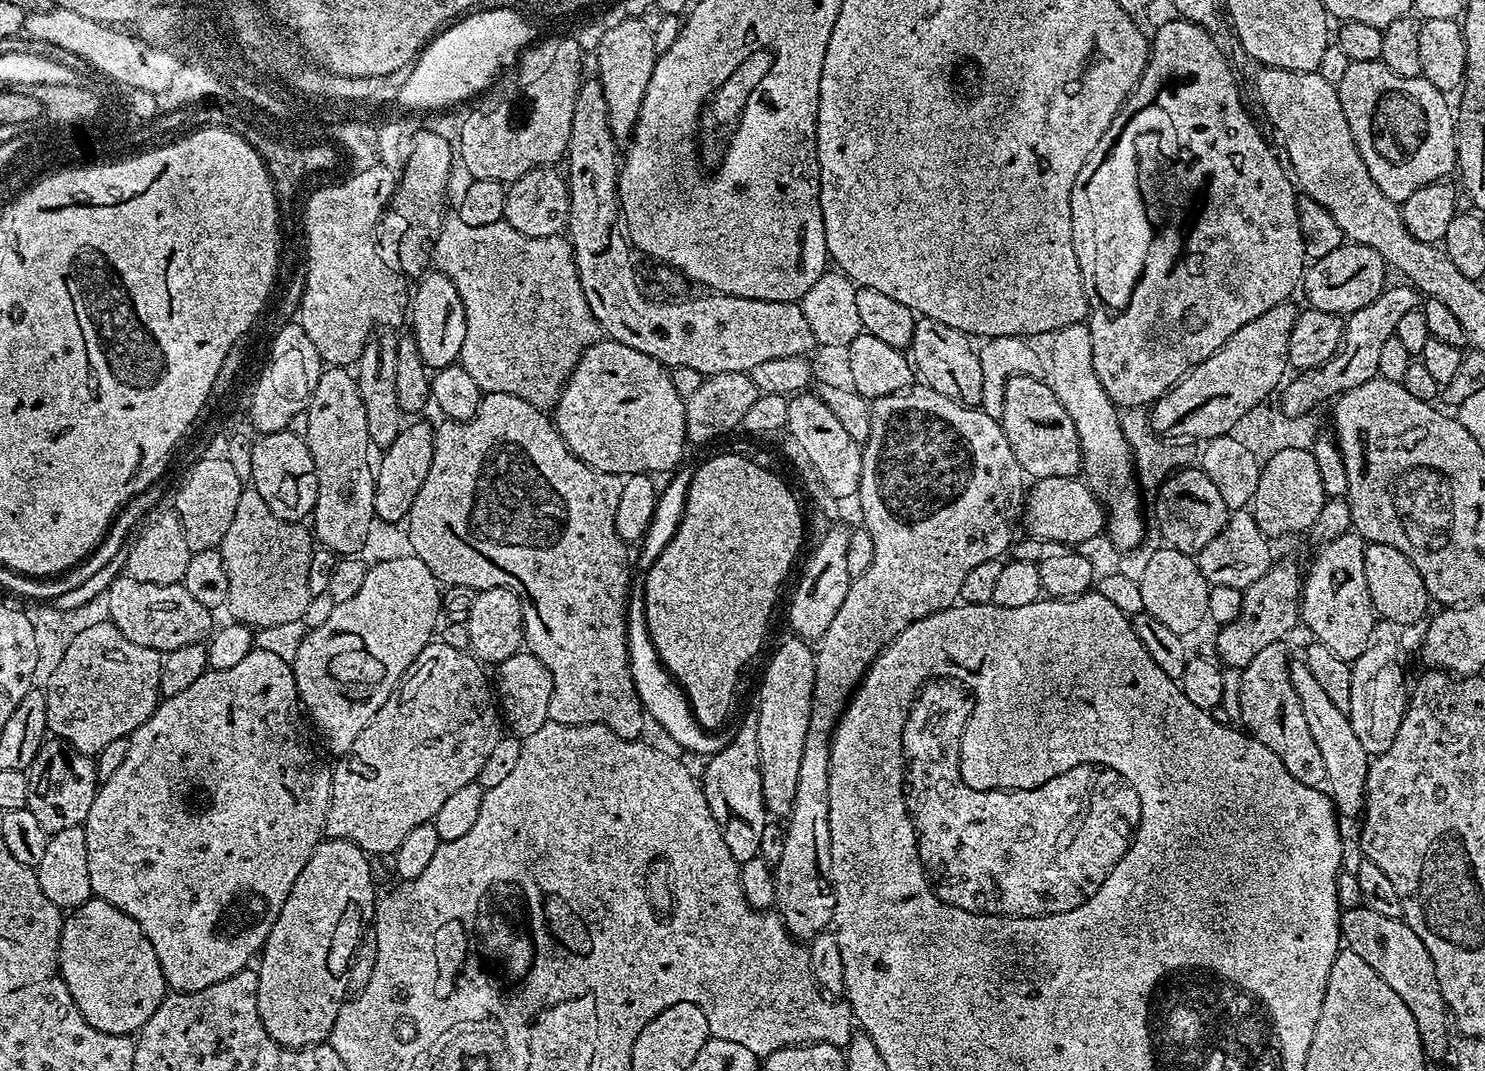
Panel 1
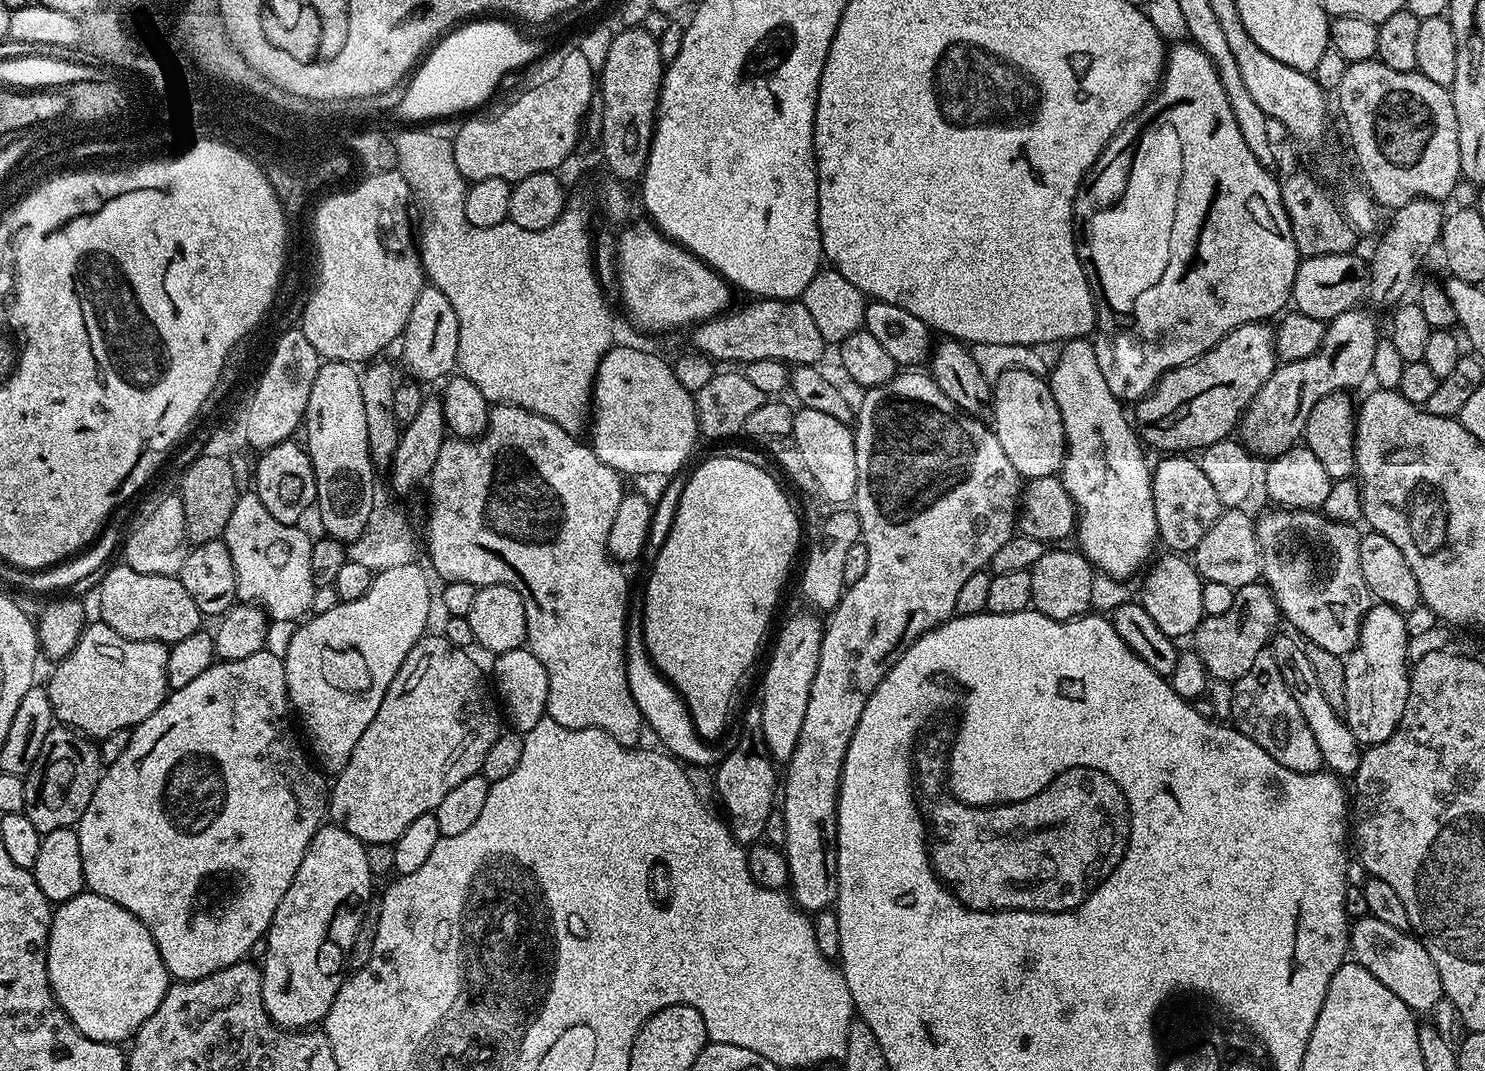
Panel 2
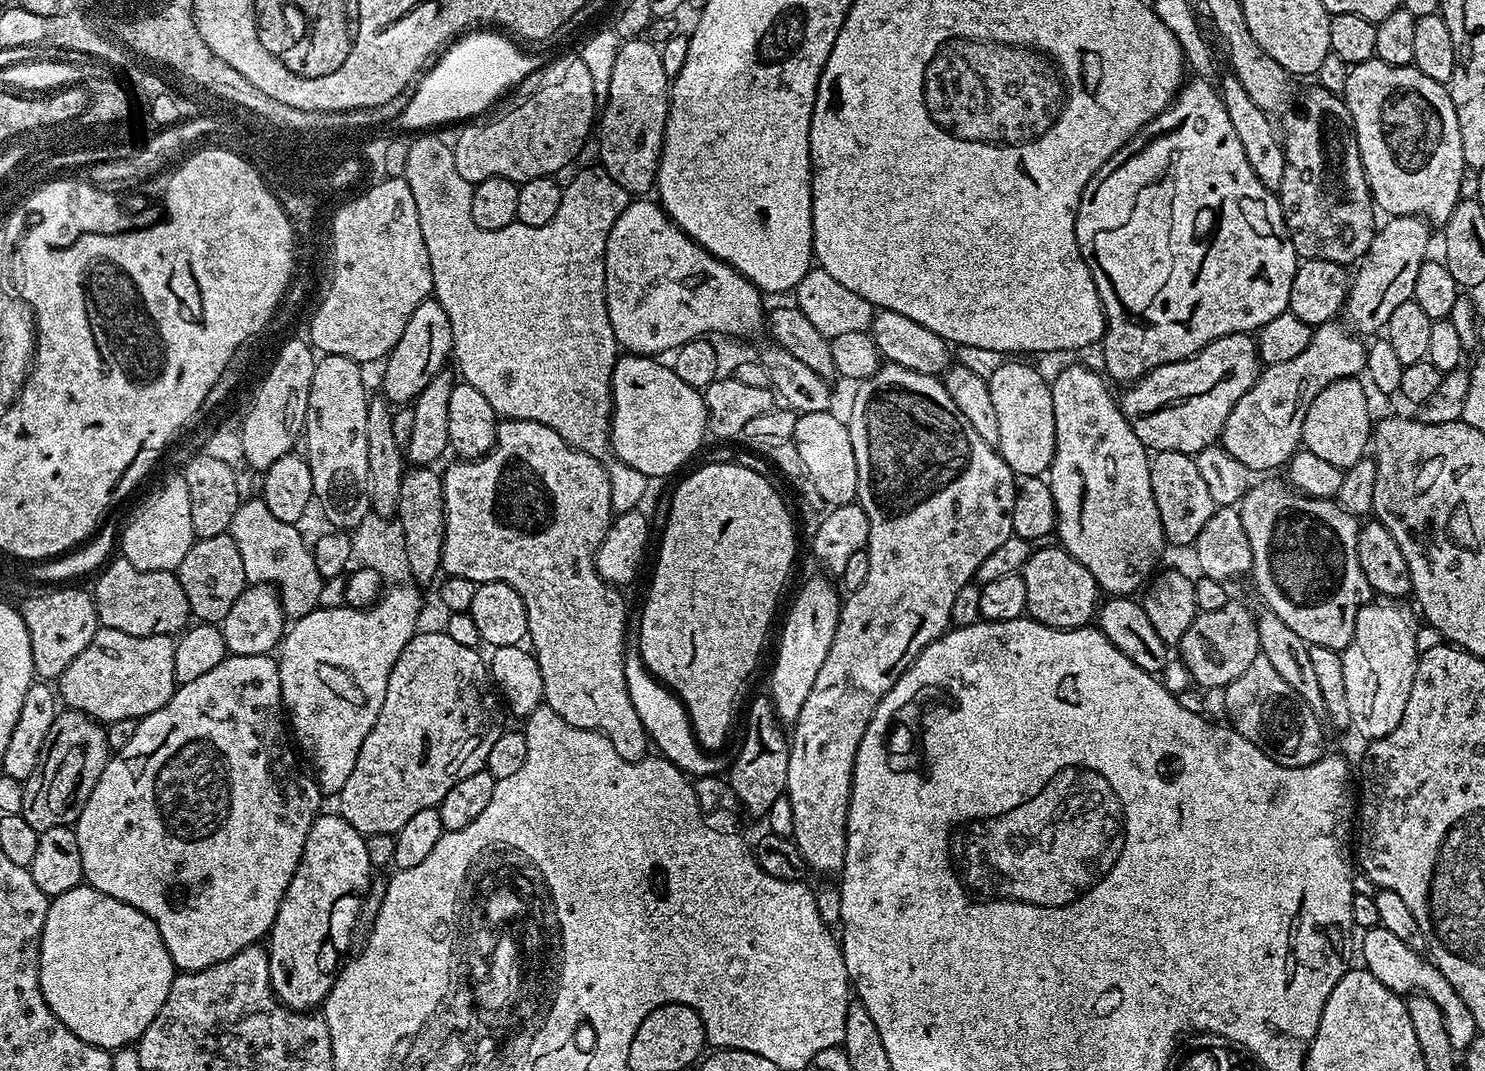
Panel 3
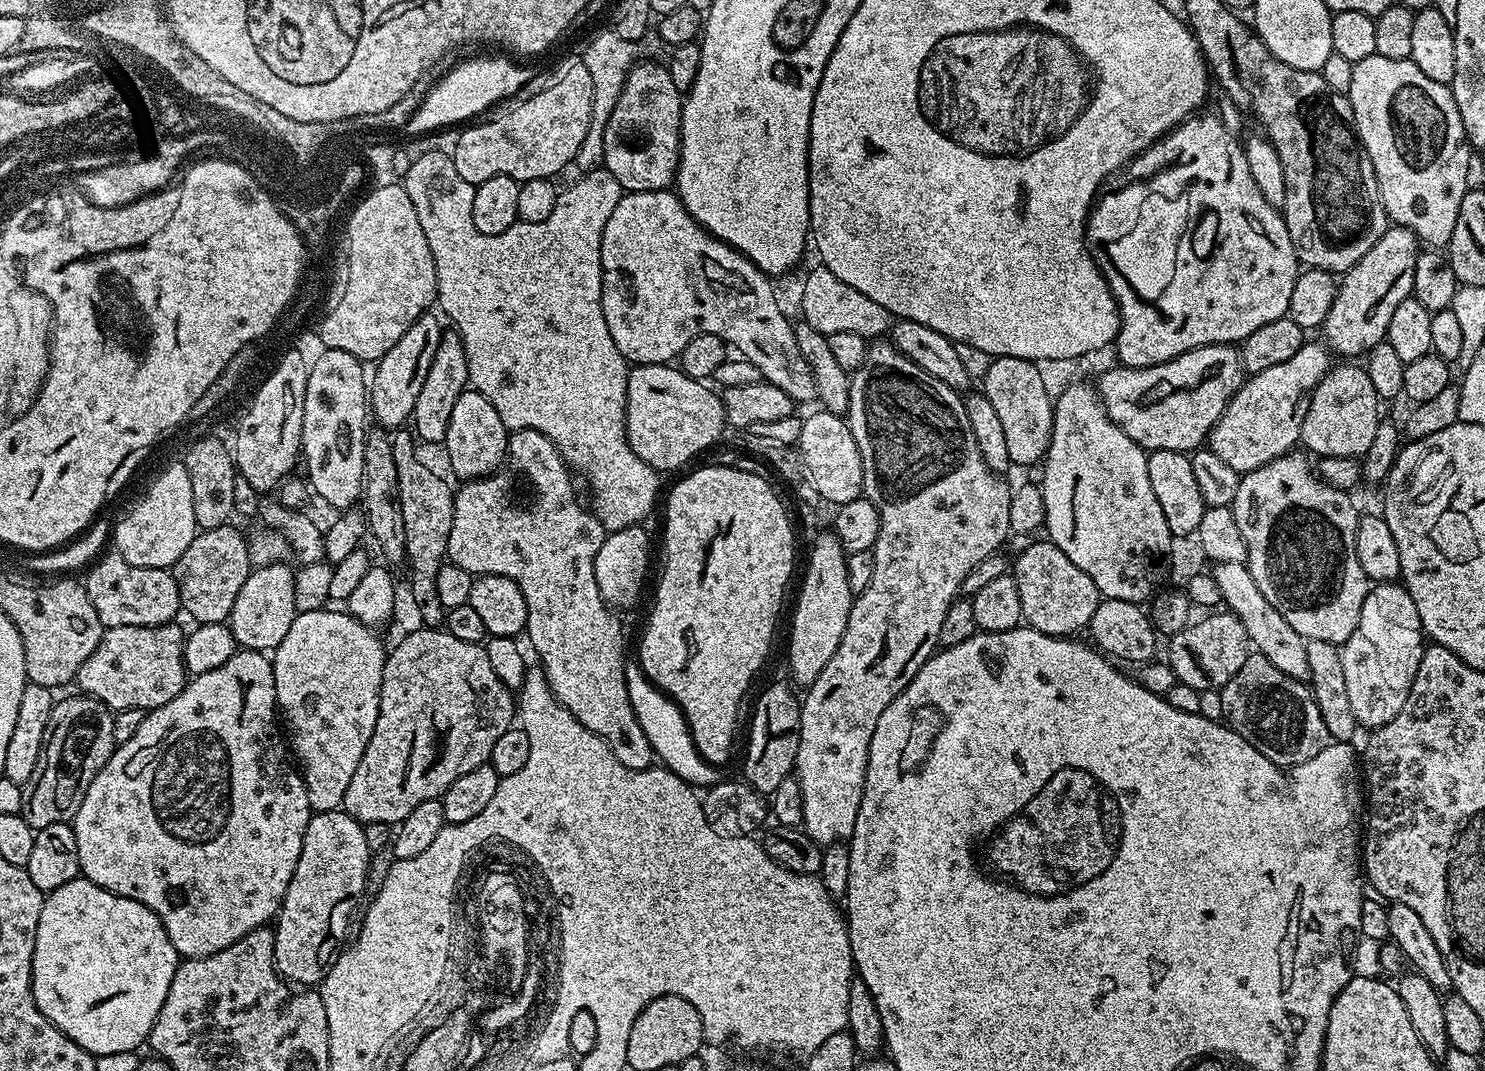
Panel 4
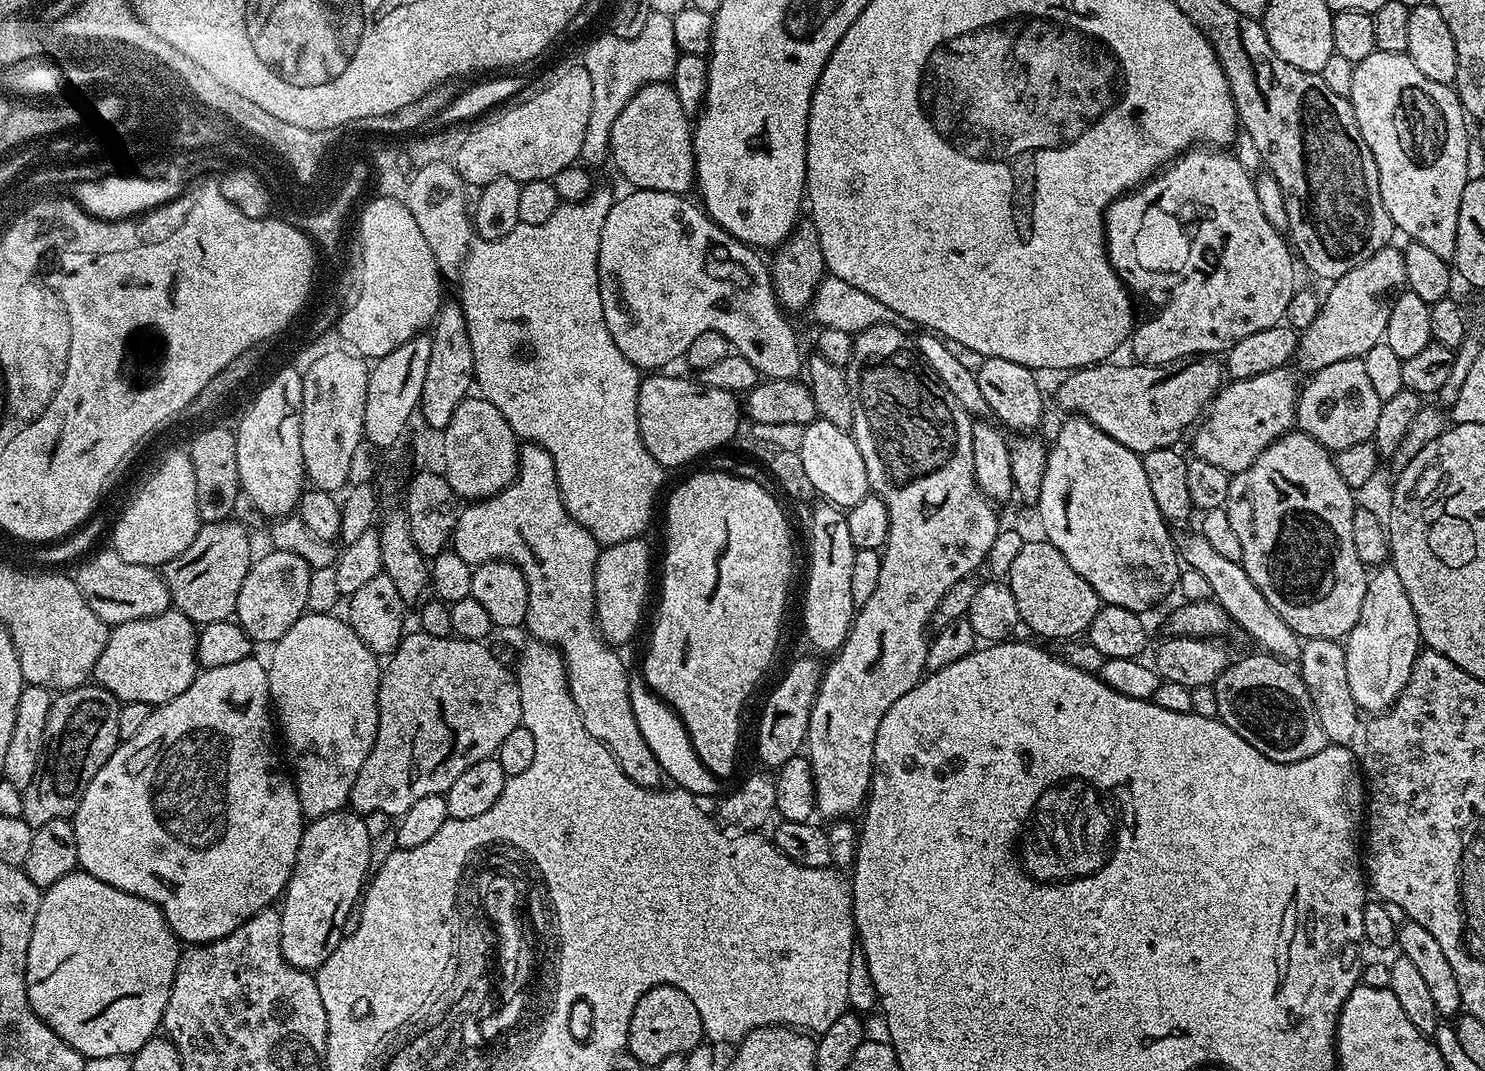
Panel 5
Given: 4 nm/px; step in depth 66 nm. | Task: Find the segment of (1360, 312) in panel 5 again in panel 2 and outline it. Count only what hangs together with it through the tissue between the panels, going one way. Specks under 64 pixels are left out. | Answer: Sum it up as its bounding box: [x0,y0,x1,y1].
[1367,200,1446,306]

